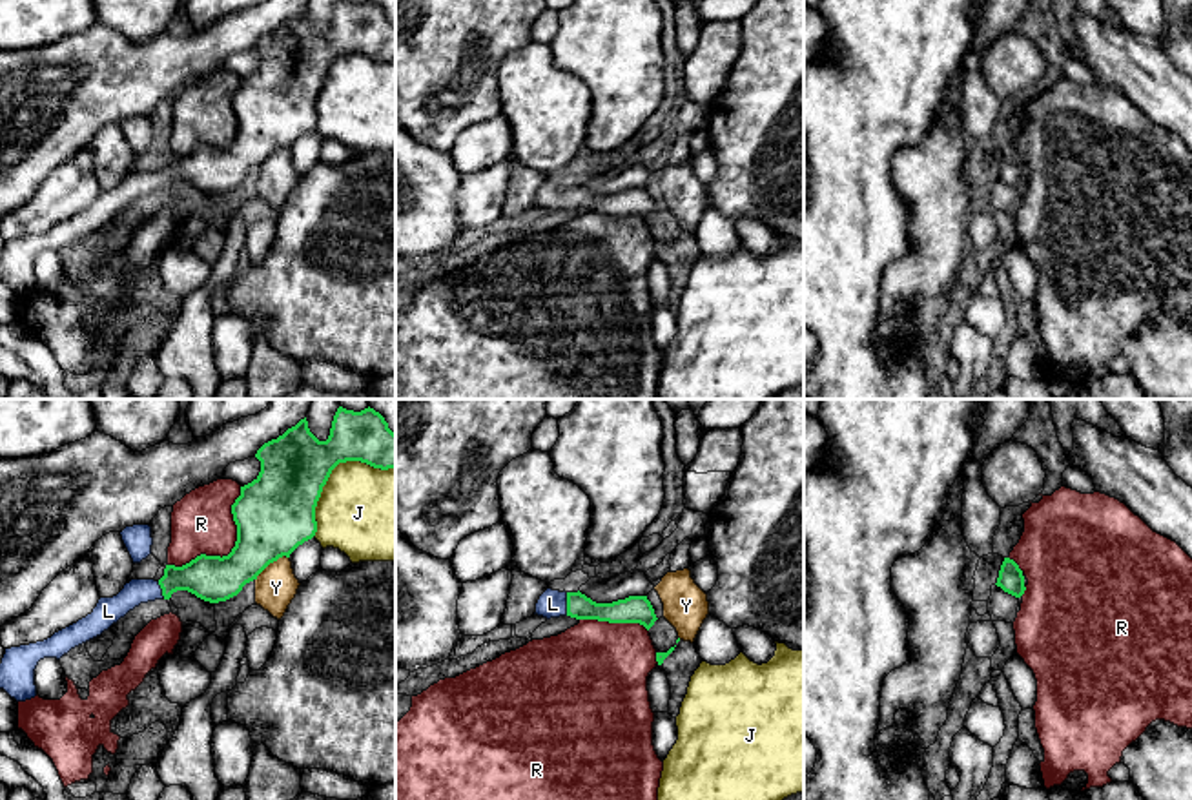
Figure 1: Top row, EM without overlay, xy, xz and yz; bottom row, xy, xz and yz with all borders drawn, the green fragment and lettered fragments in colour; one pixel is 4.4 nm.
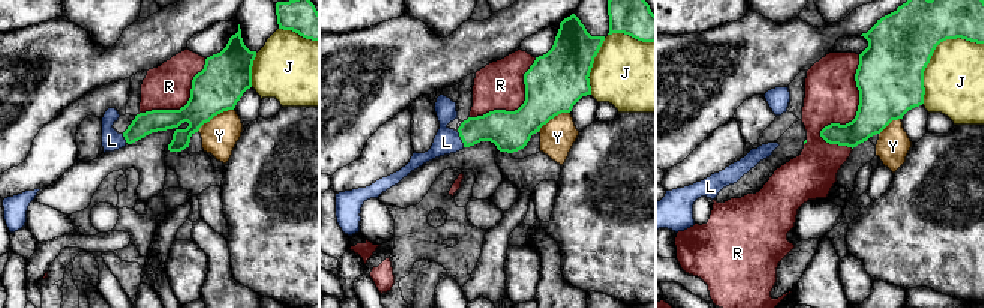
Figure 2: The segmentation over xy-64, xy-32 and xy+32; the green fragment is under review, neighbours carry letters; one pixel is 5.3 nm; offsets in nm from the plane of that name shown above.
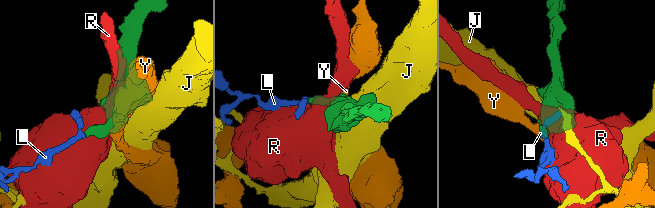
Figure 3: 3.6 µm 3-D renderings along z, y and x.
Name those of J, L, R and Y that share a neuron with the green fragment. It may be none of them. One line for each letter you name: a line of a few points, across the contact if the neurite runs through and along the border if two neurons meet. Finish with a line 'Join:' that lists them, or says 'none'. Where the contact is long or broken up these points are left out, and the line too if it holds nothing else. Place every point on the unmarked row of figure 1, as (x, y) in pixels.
L: xz (578, 197), (567, 195), (553, 195)
Join: L

